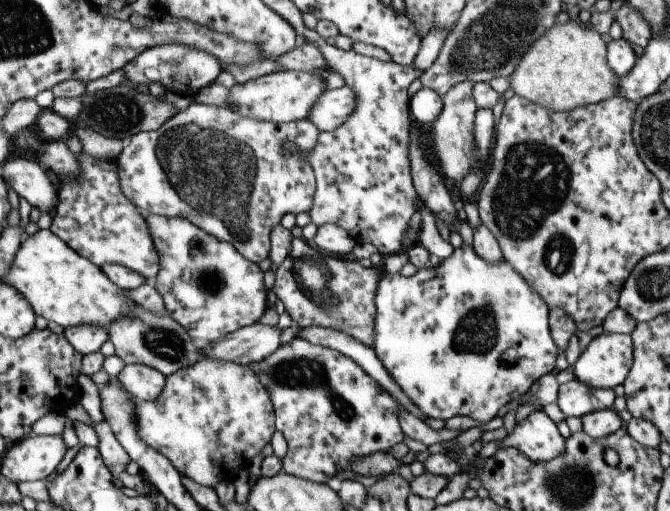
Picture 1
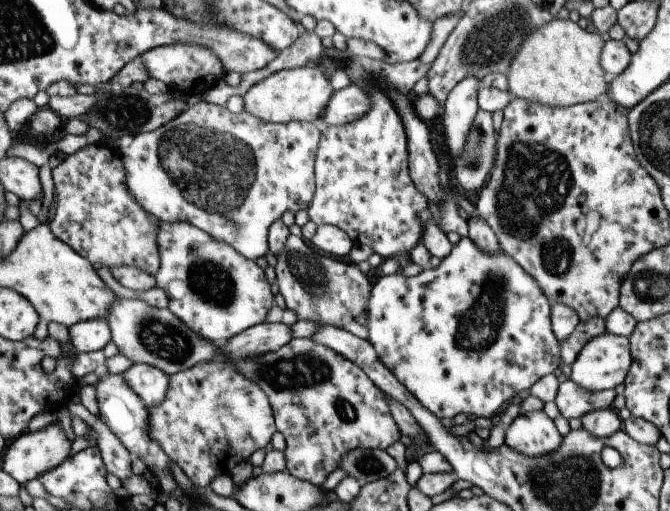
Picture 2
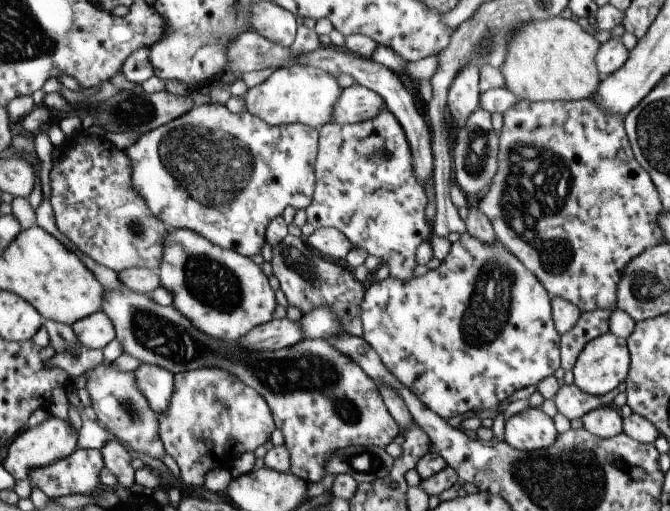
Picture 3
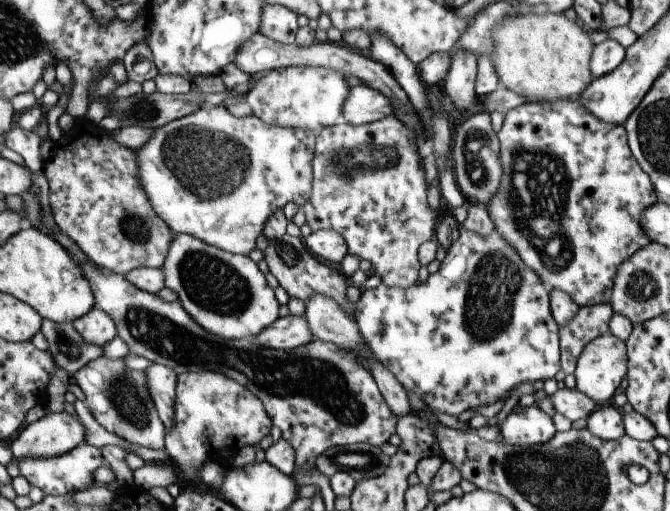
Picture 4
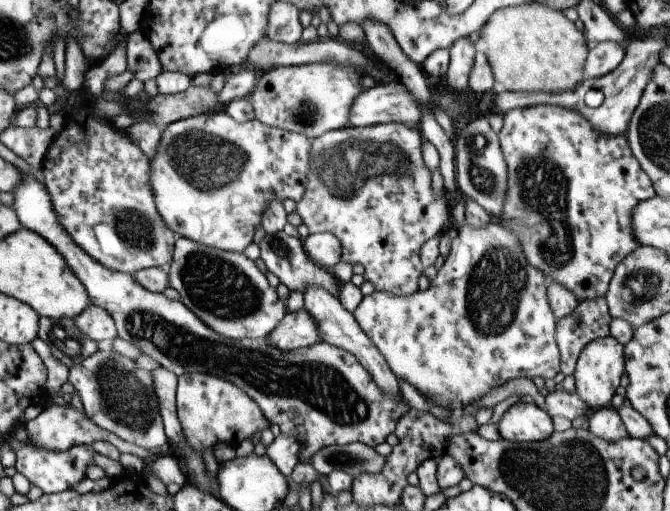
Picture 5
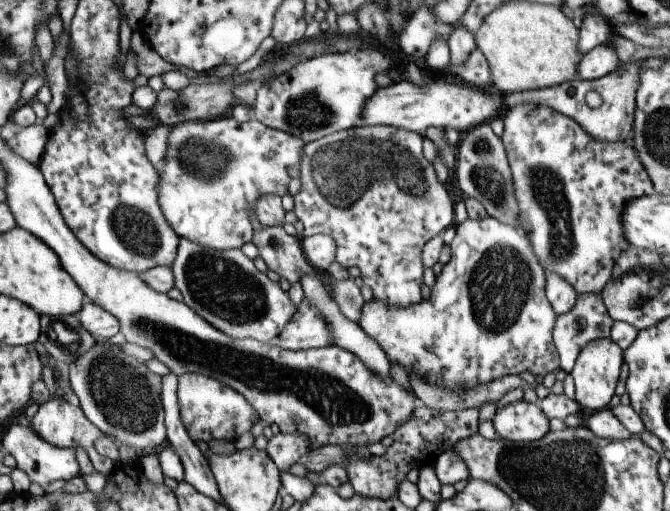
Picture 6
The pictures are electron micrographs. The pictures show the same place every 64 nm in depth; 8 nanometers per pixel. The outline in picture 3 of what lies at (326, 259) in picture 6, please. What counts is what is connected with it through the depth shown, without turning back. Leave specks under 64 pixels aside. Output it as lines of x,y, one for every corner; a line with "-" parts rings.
329,226
314,229
303,241
315,253
333,262
343,263
345,254
352,248
342,232

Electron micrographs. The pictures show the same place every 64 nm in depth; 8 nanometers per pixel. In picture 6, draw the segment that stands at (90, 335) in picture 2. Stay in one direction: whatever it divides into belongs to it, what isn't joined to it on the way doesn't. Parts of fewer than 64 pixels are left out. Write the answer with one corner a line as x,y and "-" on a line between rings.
85,300
83,306
79,309
77,322
93,338
98,336
107,340
113,334
117,334
119,330
119,323
115,320
115,317
89,300

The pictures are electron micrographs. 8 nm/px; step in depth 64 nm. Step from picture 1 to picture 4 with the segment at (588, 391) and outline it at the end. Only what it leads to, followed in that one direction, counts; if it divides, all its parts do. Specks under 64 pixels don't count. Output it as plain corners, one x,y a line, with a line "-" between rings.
575,387
557,389
548,397
553,405
553,410
571,422
578,418
585,419
598,407
589,396
585,396

